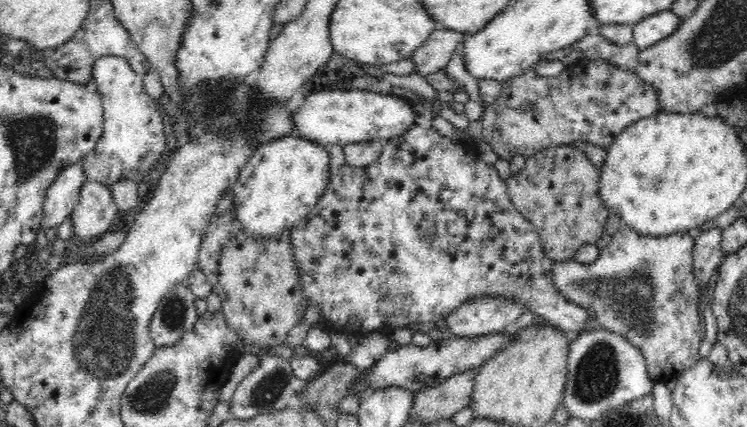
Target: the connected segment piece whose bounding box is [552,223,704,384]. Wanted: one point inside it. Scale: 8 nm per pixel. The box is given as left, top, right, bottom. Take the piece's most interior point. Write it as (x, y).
(643, 288)

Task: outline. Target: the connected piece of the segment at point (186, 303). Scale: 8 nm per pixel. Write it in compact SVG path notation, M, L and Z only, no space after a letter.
M183 283L178 284L158 305L149 333L157 347L178 342L199 318L196 313L196 296Z

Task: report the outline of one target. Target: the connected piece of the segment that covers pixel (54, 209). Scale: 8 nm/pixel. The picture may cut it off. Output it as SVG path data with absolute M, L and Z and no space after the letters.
M82 163L69 164L48 187L43 204L42 228L52 237L62 222L72 215L80 189L86 182Z

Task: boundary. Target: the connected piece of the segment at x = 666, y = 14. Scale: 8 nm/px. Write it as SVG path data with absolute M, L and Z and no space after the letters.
M670 9L655 12L640 22L631 25L633 30L633 44L643 51L652 47L660 40L666 40L682 22L682 18Z

